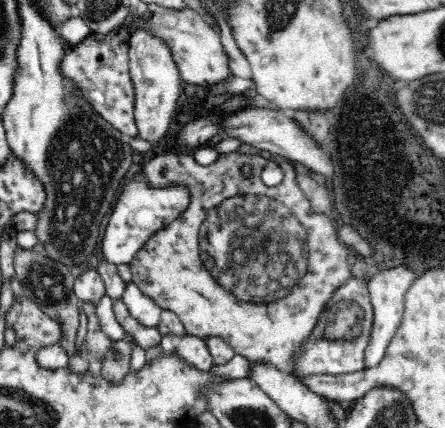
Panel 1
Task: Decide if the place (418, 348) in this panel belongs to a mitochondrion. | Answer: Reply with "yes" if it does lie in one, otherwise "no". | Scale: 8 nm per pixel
no

